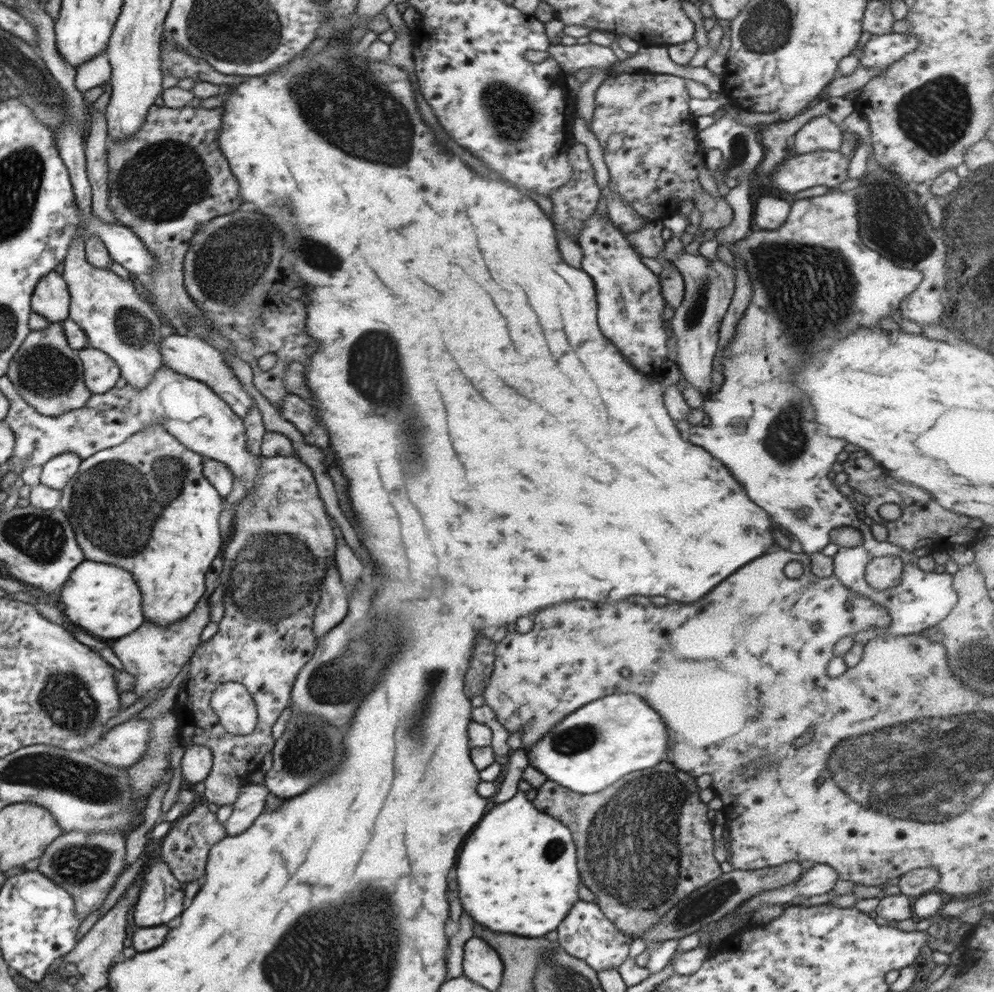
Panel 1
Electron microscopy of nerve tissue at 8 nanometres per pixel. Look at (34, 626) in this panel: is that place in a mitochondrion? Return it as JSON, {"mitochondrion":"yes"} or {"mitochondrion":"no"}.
{"mitochondrion":"no"}

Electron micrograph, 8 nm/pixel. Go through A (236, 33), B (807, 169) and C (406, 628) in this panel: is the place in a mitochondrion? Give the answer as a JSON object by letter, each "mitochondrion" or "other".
{"A":"mitochondrion","B":"other","C":"mitochondrion"}

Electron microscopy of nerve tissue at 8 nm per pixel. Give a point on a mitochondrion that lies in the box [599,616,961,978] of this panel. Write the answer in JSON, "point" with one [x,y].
{"point":[696,910]}

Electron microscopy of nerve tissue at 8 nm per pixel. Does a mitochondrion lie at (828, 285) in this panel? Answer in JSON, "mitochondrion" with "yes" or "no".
{"mitochondrion":"yes"}

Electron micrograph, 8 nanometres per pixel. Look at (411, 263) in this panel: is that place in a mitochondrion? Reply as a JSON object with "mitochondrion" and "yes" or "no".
{"mitochondrion":"no"}

